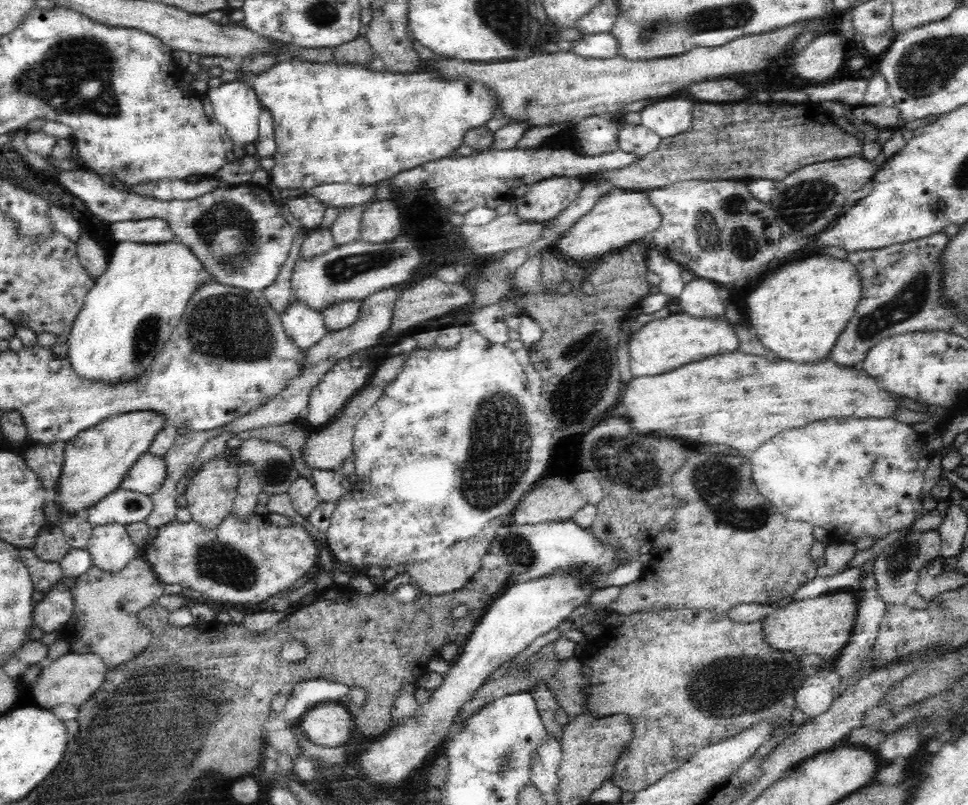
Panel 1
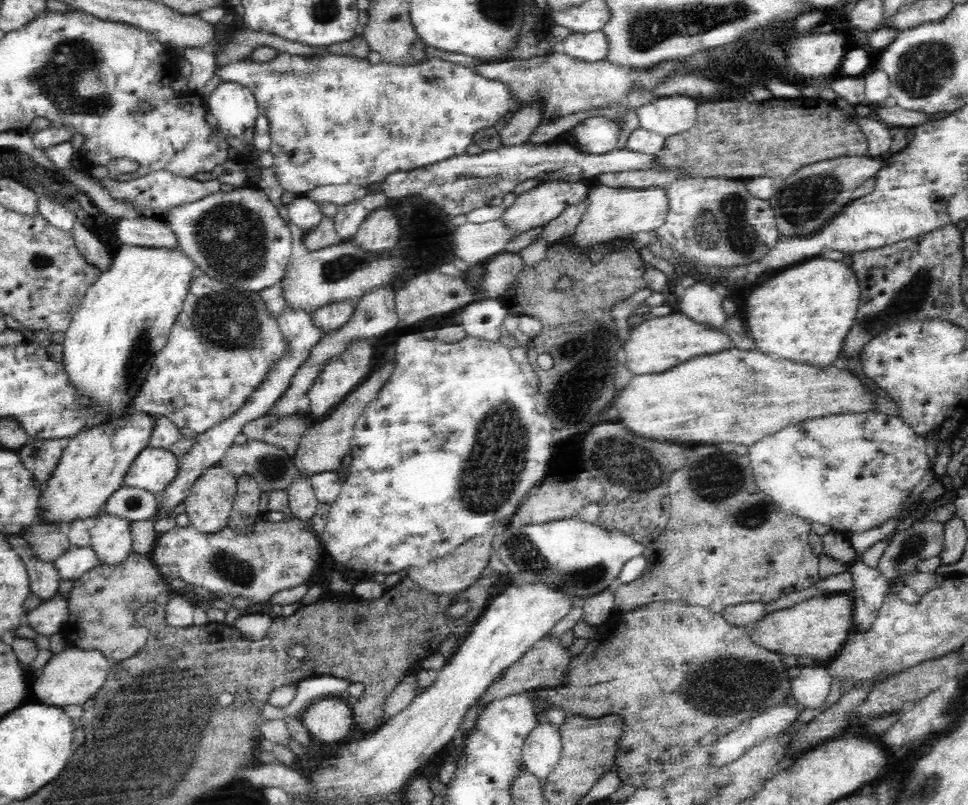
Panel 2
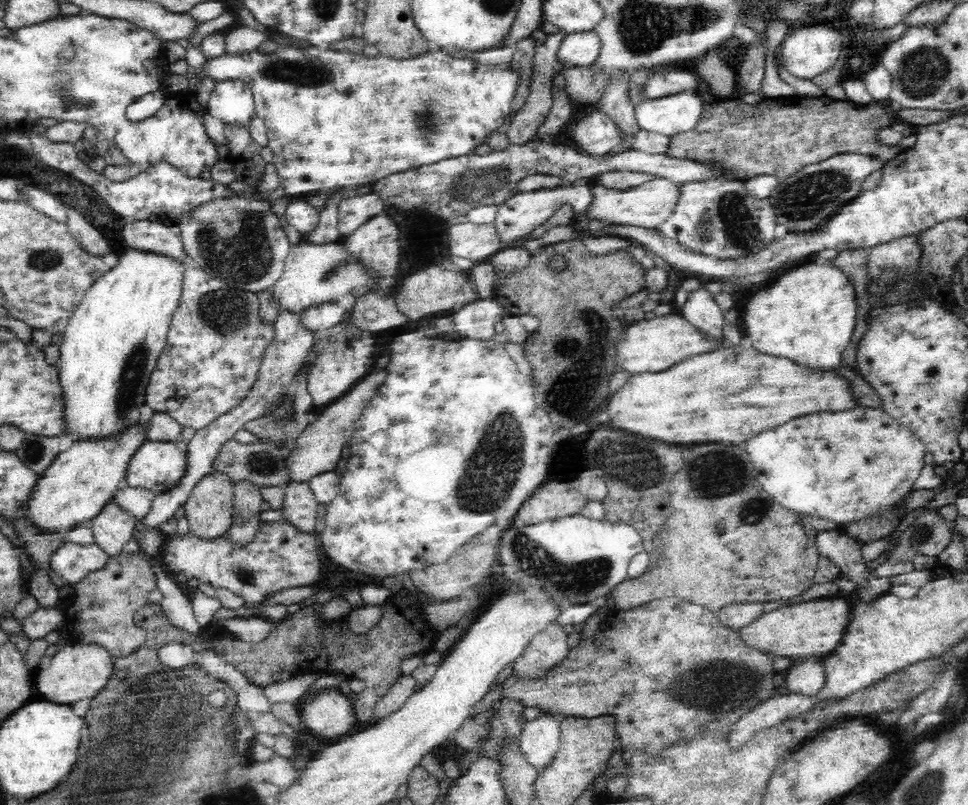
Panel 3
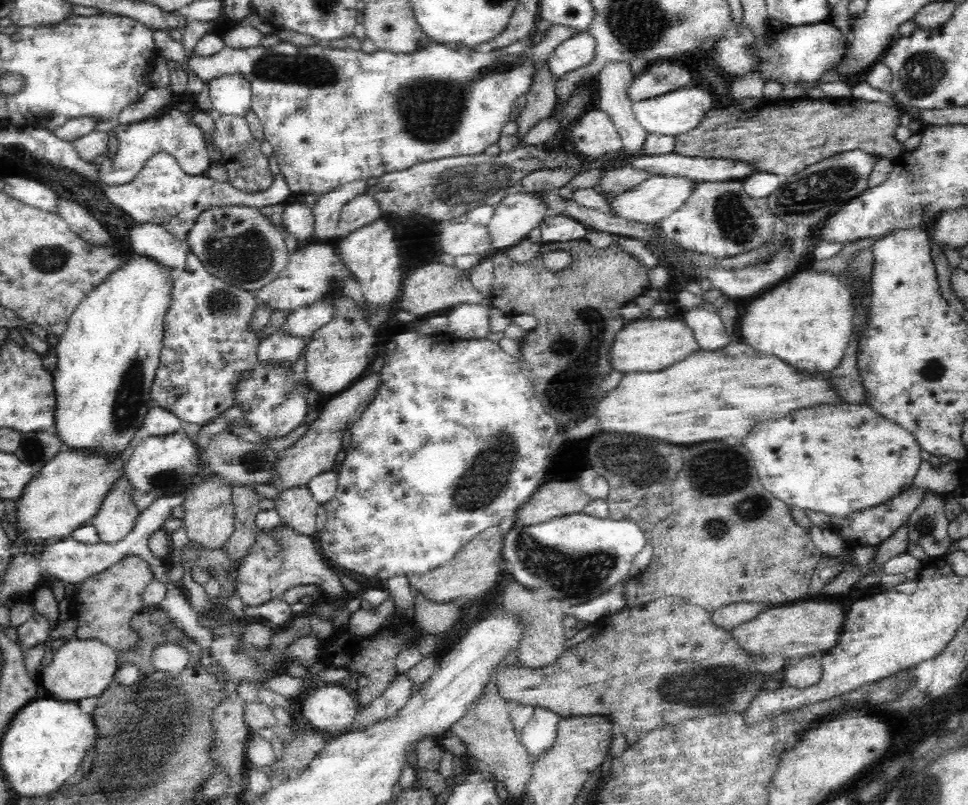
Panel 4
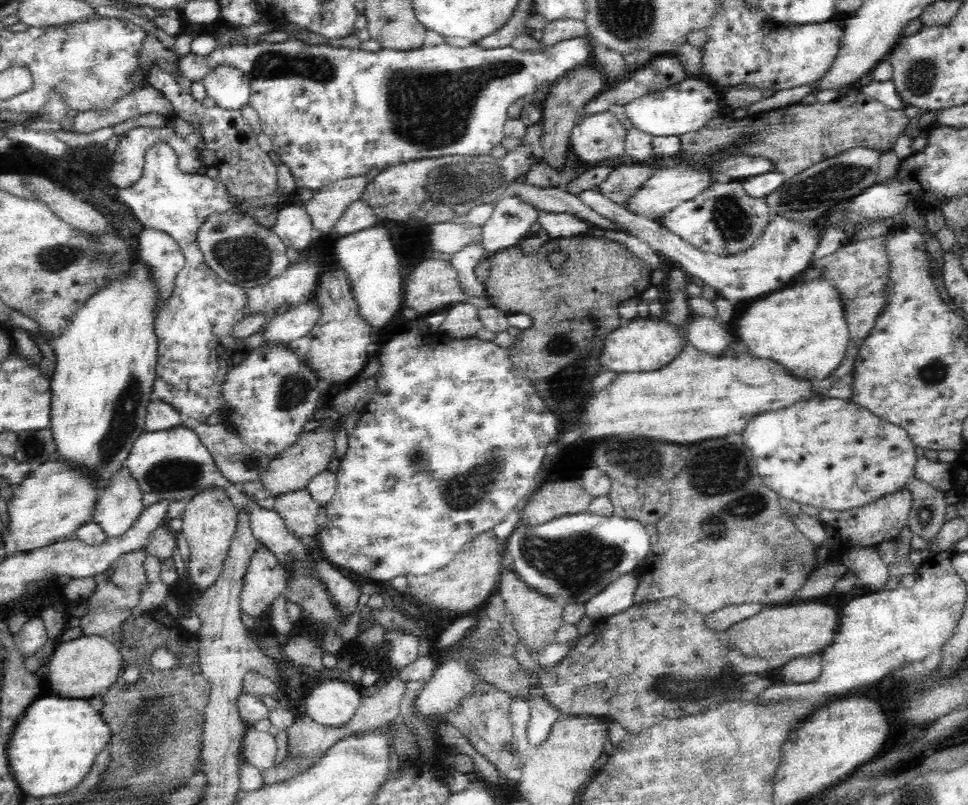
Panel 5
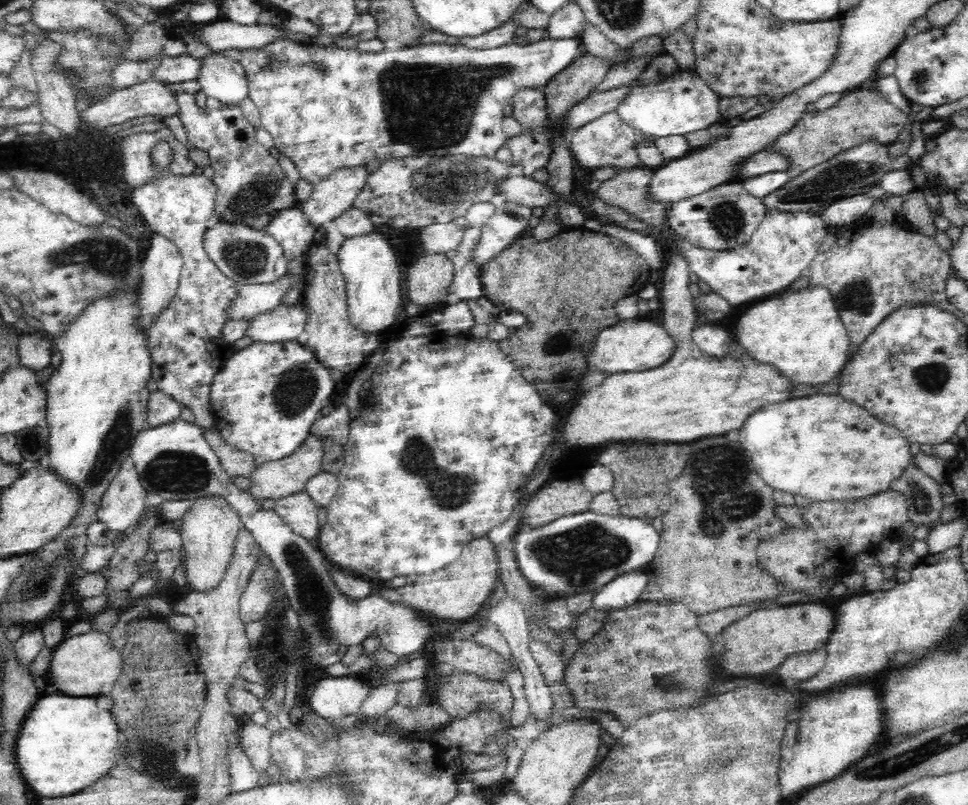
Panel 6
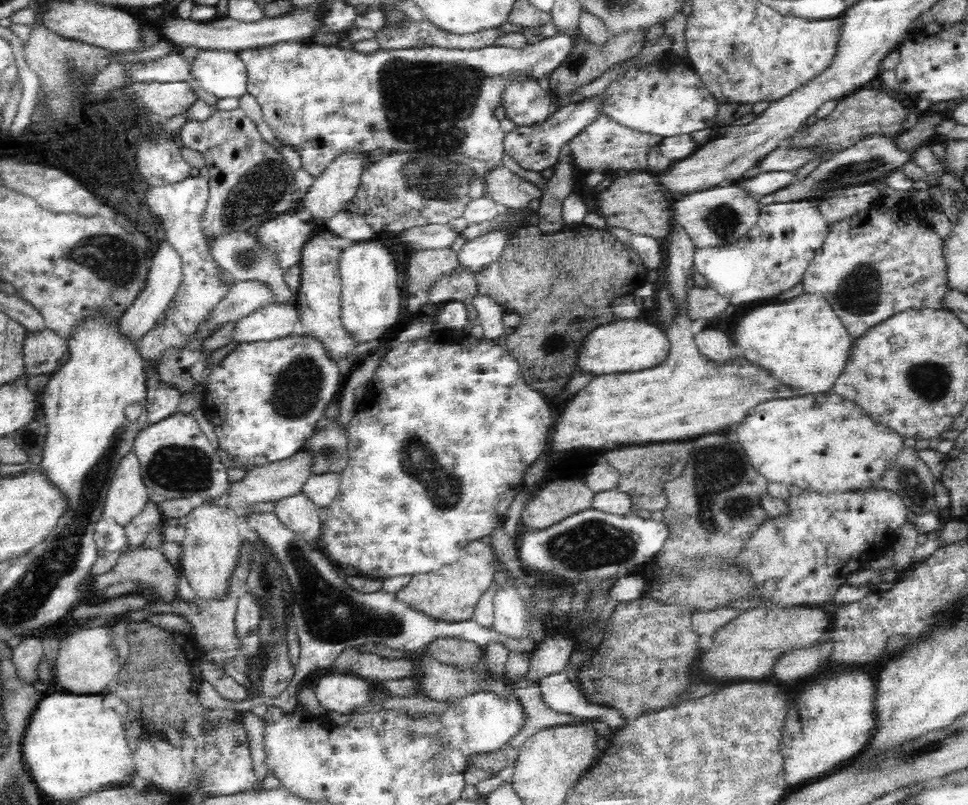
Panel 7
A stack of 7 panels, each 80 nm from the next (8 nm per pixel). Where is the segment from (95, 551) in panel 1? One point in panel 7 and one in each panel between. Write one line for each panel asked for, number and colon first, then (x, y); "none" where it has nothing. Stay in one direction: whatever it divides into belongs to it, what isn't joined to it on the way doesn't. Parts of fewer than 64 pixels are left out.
2: (111, 540)
3: (112, 527)
4: (117, 514)
5: (120, 503)
6: (123, 503)
7: (128, 493)

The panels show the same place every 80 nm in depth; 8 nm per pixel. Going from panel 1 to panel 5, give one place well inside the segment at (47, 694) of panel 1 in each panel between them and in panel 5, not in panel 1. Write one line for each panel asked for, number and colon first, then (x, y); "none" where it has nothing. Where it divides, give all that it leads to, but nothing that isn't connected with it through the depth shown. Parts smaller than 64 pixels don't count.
2: (73, 676)
3: (77, 671)
4: (81, 668)
5: (84, 667)

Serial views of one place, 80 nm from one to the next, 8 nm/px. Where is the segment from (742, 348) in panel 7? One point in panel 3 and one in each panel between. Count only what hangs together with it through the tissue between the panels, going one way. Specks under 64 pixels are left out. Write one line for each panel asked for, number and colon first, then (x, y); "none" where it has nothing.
3: (808, 315)
4: (805, 321)
5: (803, 327)
6: (802, 334)

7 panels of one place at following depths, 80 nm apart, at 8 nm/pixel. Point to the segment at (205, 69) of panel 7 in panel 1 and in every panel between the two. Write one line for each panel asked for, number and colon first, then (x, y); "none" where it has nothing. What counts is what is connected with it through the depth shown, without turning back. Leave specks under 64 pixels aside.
1: (236, 107)
2: (235, 107)
3: (231, 100)
4: (230, 93)
5: (230, 88)
6: (220, 76)

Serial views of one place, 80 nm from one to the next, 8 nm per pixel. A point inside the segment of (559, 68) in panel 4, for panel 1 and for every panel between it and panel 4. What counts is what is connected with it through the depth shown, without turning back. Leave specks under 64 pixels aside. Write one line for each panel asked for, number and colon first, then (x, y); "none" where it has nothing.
1: (599, 46)
2: (589, 47)
3: (580, 48)

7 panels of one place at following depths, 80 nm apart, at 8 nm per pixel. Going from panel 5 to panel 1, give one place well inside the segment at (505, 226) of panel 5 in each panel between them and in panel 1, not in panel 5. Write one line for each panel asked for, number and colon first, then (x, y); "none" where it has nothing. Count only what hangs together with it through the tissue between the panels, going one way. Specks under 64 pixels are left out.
1: (544, 200)
2: (543, 203)
3: (521, 213)
4: (519, 212)

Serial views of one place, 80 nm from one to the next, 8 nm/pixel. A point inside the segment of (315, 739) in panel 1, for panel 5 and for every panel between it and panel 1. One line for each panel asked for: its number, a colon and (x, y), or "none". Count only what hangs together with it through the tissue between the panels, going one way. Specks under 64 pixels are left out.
2: (330, 719)
3: (330, 714)
4: (332, 708)
5: (334, 702)

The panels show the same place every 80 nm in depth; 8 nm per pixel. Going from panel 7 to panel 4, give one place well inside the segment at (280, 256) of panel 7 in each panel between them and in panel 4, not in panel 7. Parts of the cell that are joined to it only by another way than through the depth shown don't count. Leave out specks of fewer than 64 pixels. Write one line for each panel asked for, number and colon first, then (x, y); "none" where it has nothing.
4: (298, 220)
5: (293, 225)
6: (294, 233)

